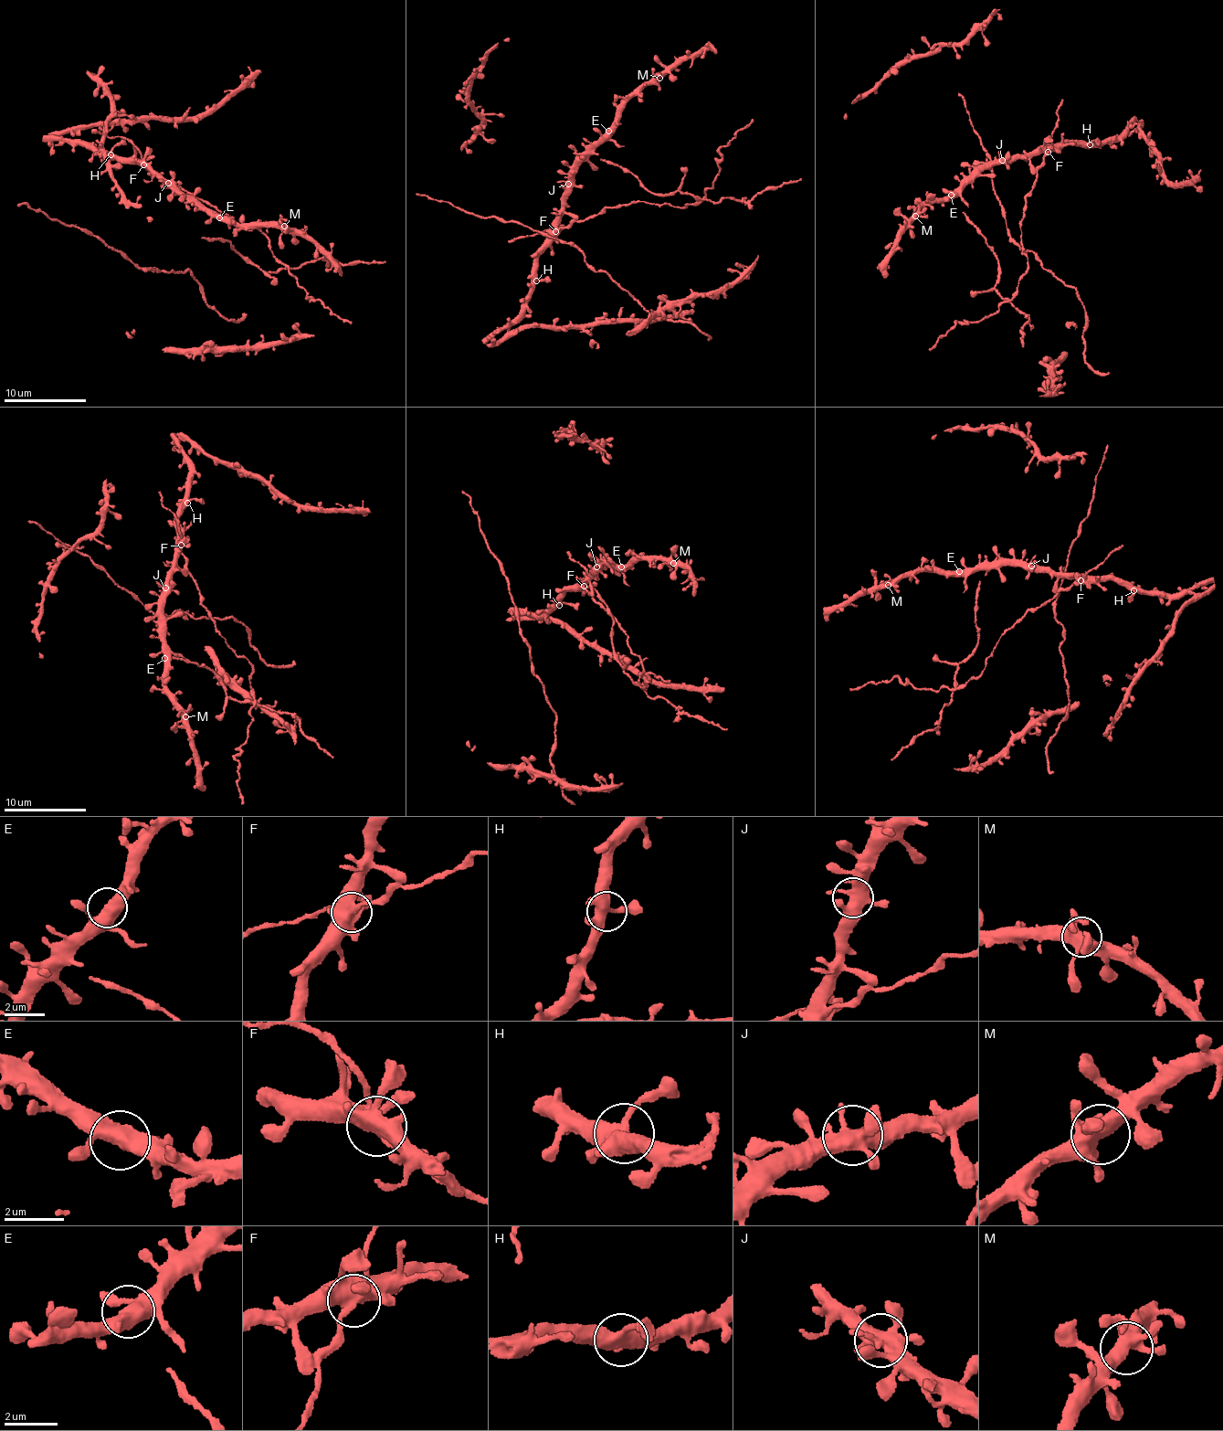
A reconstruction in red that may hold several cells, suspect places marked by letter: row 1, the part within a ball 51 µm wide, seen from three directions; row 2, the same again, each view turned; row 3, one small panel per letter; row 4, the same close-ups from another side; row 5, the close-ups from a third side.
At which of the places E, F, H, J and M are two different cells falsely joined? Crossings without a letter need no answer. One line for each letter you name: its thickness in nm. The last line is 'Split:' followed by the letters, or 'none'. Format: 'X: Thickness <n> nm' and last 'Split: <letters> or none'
F: Thickness 480 nm
Split: F

